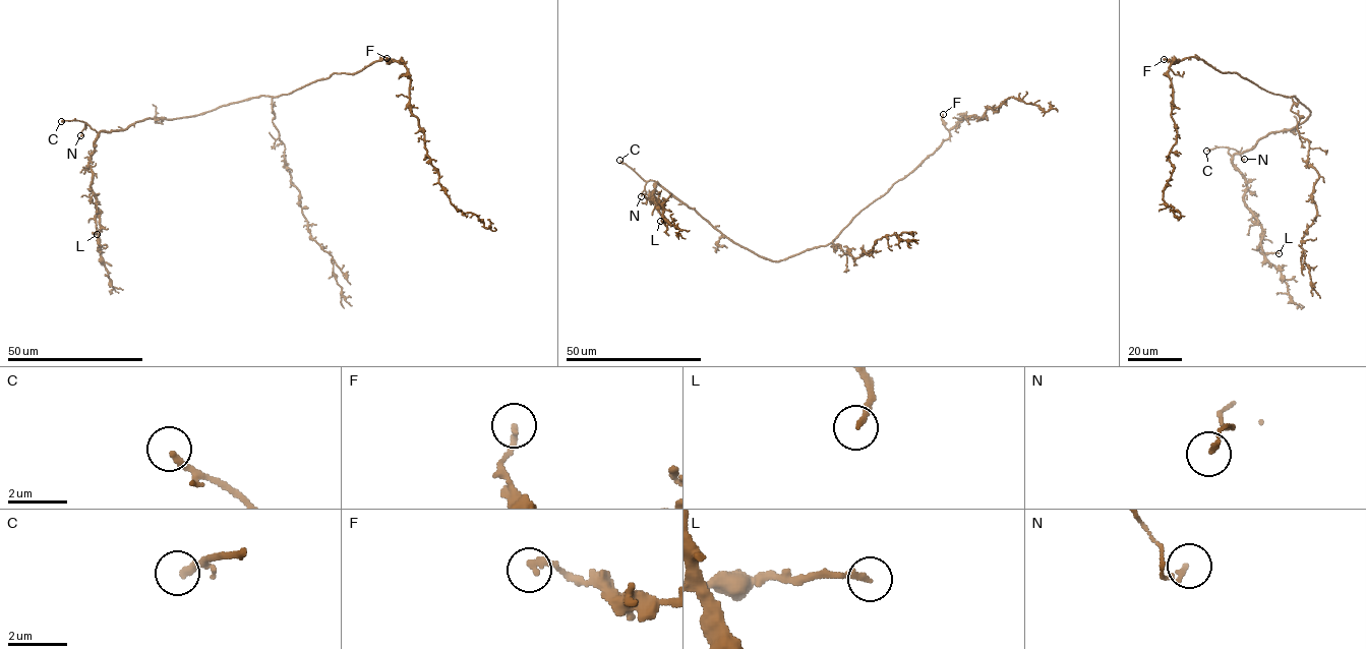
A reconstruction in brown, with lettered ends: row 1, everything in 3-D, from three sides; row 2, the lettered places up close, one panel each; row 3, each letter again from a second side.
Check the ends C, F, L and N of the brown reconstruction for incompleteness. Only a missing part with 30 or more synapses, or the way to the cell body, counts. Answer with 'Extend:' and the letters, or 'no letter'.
Extend: C

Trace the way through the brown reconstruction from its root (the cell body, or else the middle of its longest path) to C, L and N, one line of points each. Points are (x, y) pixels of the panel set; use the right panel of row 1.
C: (1289, 97), (1295, 97), (1310, 111), (1303, 122), (1271, 131), (1249, 150), (1233, 156), (1226, 146), (1206, 151)
L: (1289, 97), (1310, 111), (1303, 122), (1233, 156), (1247, 186), (1245, 205), (1262, 229), (1259, 251), (1279, 253)
N: (1289, 97), (1295, 97), (1310, 114), (1290, 129), (1270, 132), (1249, 150), (1232, 156), (1228, 150), (1244, 159)

